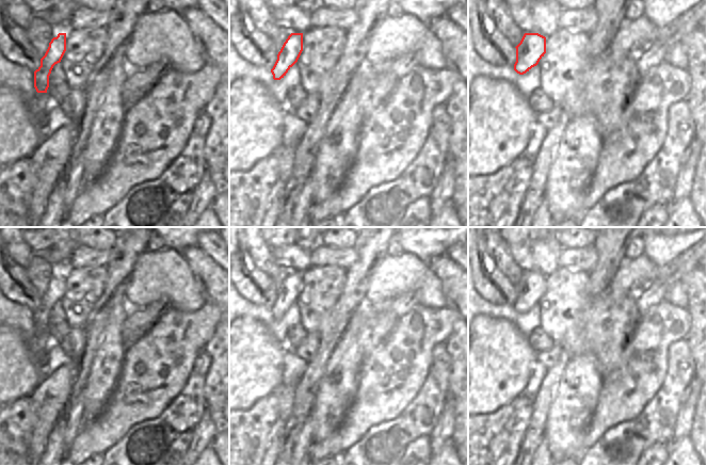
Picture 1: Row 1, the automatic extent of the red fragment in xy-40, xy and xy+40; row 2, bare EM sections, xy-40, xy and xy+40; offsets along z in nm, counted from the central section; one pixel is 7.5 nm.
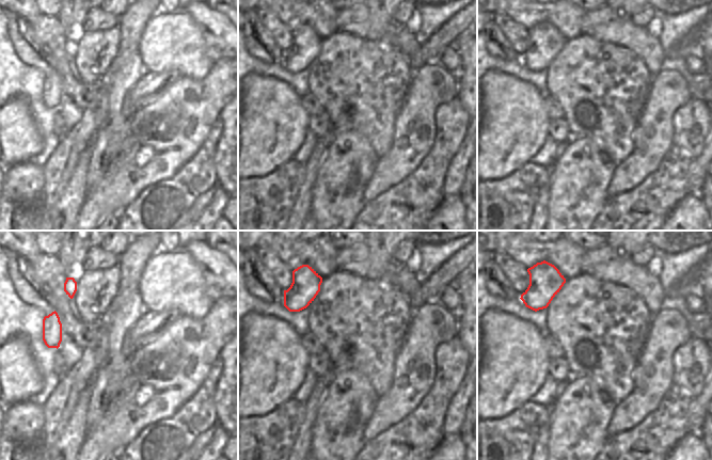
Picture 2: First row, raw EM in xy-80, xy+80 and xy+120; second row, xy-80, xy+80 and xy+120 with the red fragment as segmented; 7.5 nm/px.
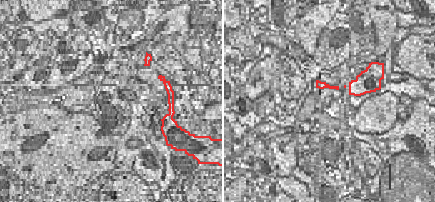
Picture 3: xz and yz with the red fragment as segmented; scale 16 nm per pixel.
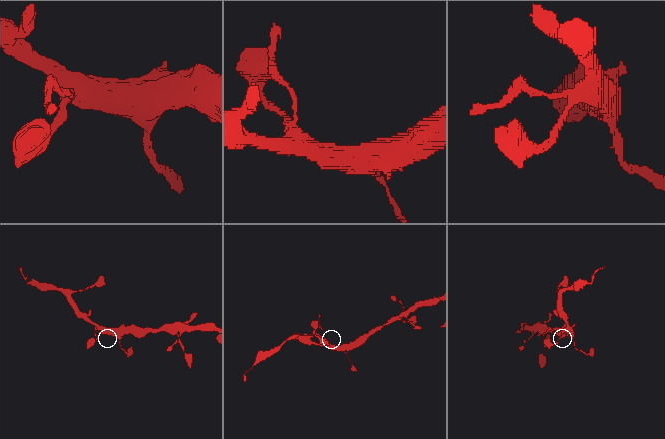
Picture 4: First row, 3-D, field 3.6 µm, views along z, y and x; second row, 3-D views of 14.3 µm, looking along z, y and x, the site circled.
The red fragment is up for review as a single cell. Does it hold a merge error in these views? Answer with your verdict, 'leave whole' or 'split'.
leave whole

